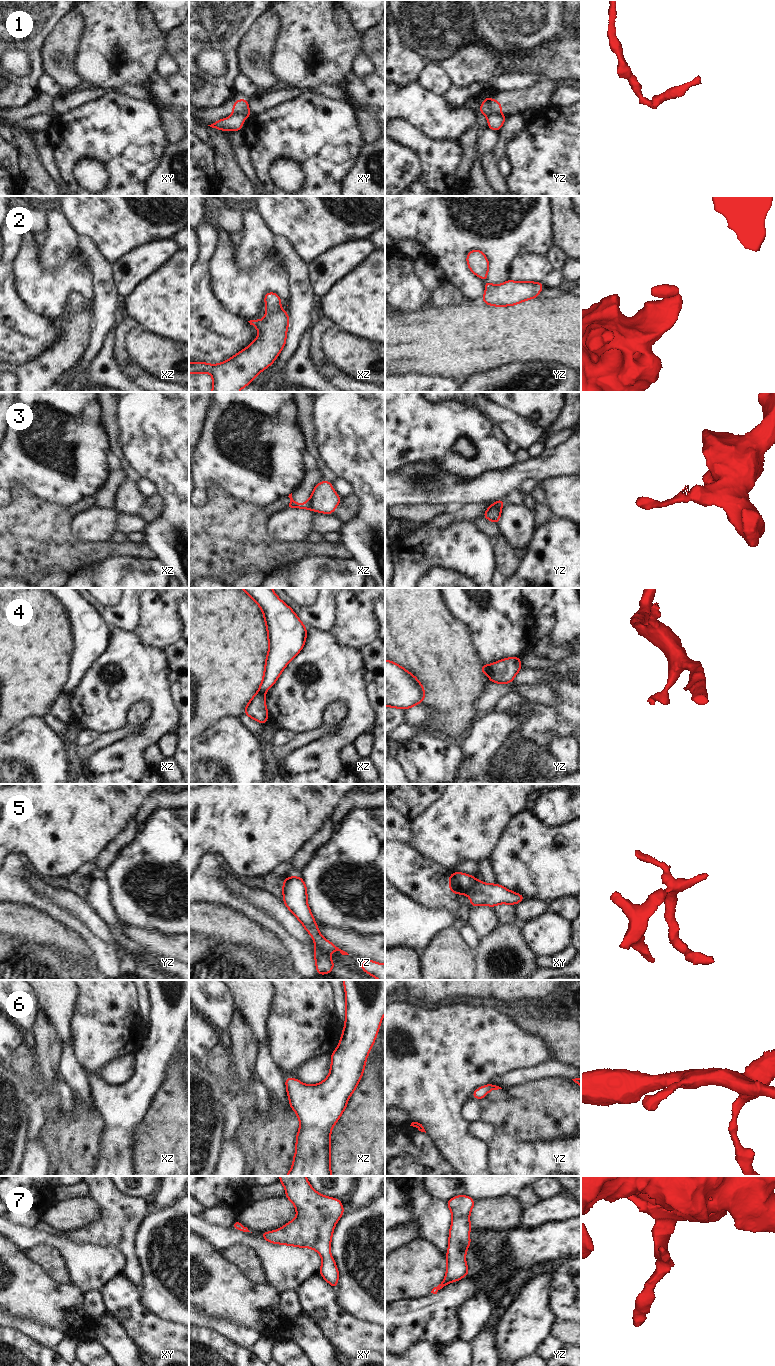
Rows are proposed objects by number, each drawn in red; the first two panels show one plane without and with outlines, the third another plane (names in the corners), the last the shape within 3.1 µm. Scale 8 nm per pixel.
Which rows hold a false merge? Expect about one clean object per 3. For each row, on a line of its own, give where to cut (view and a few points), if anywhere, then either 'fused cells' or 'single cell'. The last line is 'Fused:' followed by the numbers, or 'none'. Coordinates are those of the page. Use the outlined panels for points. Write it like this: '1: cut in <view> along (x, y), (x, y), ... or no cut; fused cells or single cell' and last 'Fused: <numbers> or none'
1: cut in yz along (500, 112), (488, 117); fused cells
2: no cut; single cell
3: cut in yz along (492, 503), (501, 507); fused cells
4: cut in yz along (490, 666), (488, 674); fused cells
5: cut in xy along (475, 878), (472, 886), (465, 893); fused cells
6: no cut; single cell
7: no cut; single cell
Fused: 1, 3, 4, 5

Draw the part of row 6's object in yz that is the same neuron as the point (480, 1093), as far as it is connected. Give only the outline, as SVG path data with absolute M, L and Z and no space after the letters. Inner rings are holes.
M489 1083L489 1084L485 1085L485 1086L482 1086L480 1088L478 1088L477 1090L475 1090L472 1093L471 1097L481 1100L488 1094L488 1092L490 1090L493 1090L493 1089L498 1090L498 1089L502 1089L502 1088L499 1087L499 1086L496 1086L494 1084Z

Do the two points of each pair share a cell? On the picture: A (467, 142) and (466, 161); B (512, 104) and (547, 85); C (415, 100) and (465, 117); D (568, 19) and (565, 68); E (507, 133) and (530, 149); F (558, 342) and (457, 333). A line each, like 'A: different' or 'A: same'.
A: same
B: same
C: same
D: same
E: different
F: same

